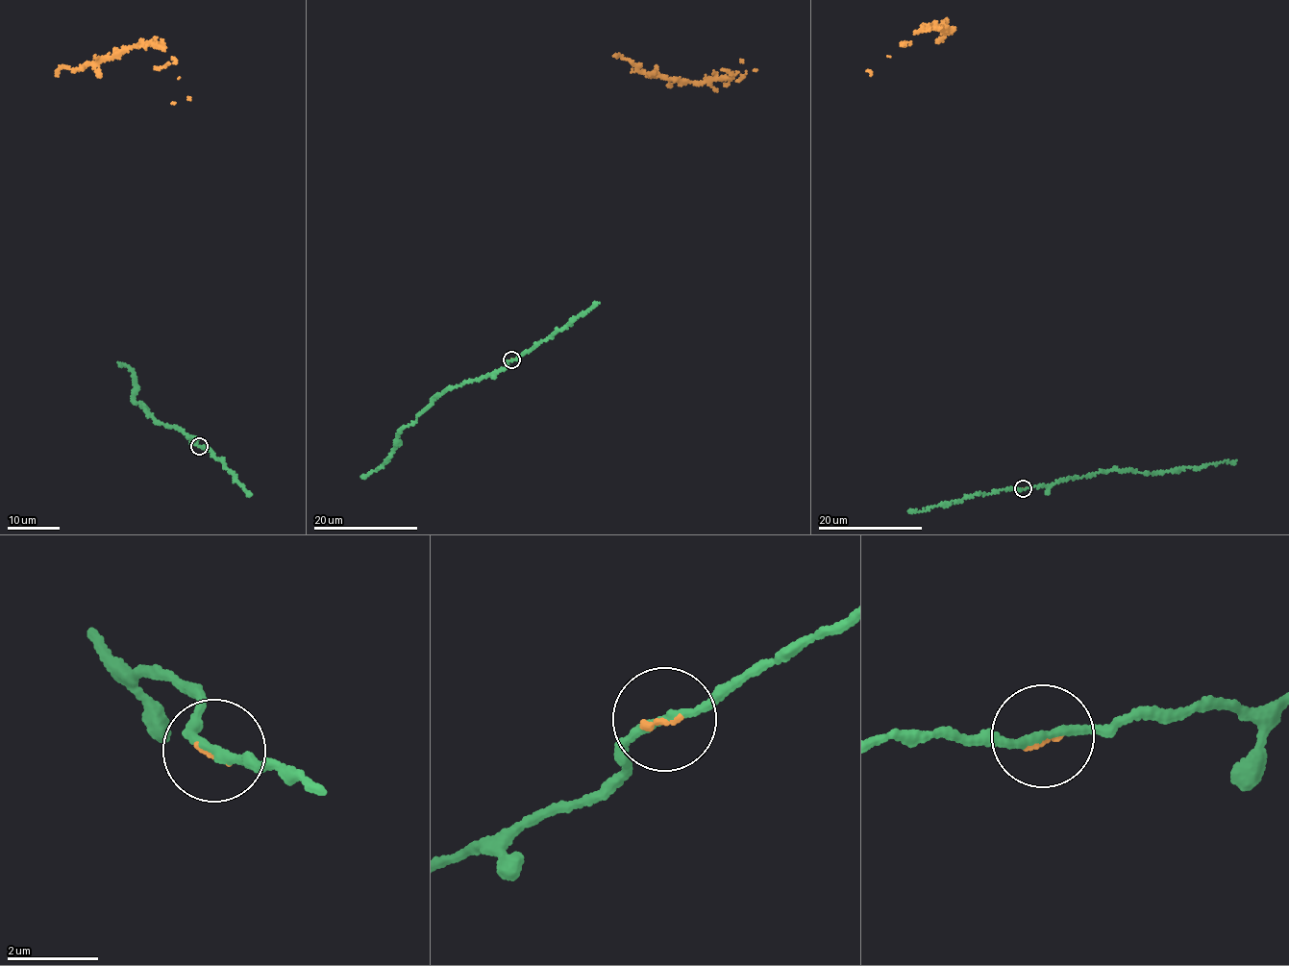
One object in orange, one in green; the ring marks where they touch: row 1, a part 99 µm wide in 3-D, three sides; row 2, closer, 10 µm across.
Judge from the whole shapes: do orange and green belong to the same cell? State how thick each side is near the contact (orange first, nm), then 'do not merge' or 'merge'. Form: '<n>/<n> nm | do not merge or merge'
80/170 nm | merge

